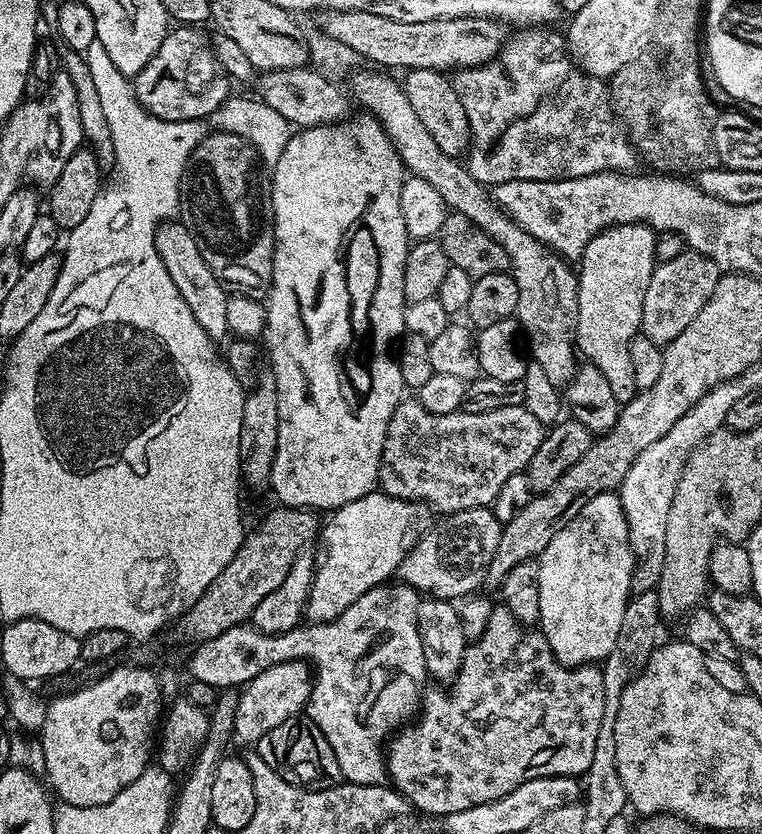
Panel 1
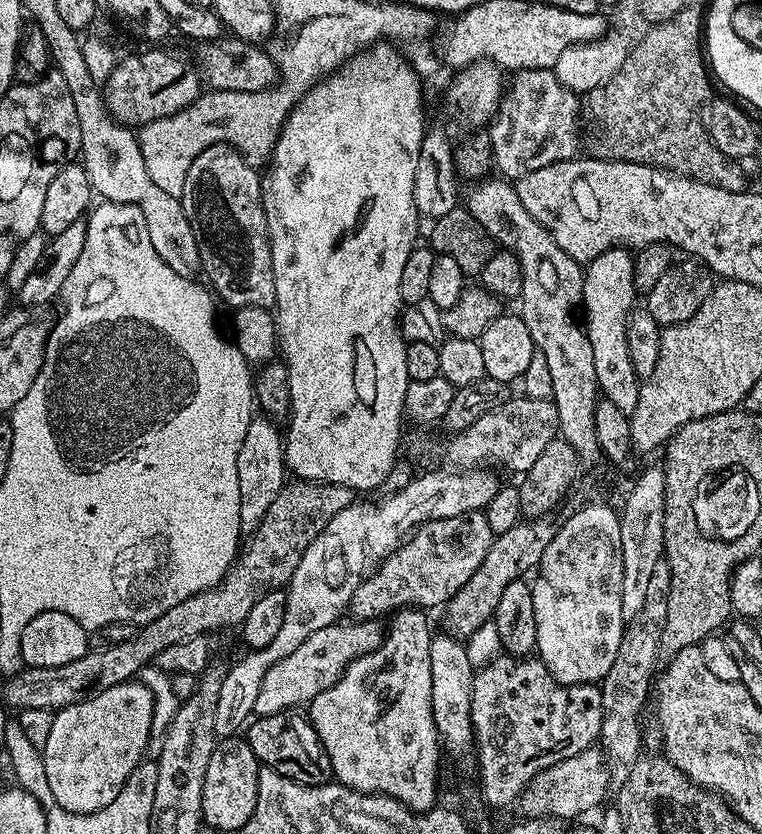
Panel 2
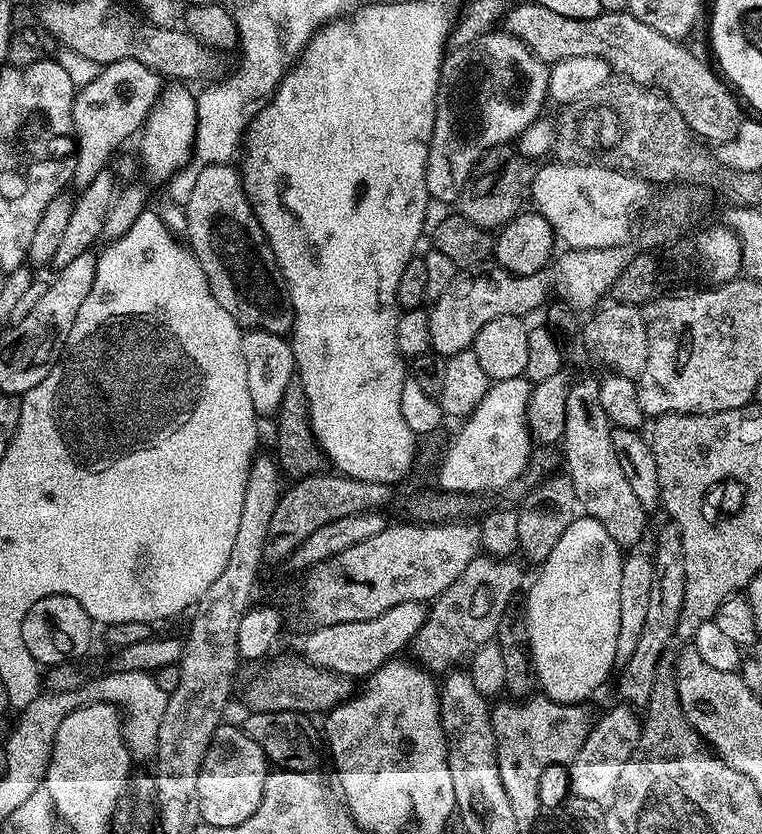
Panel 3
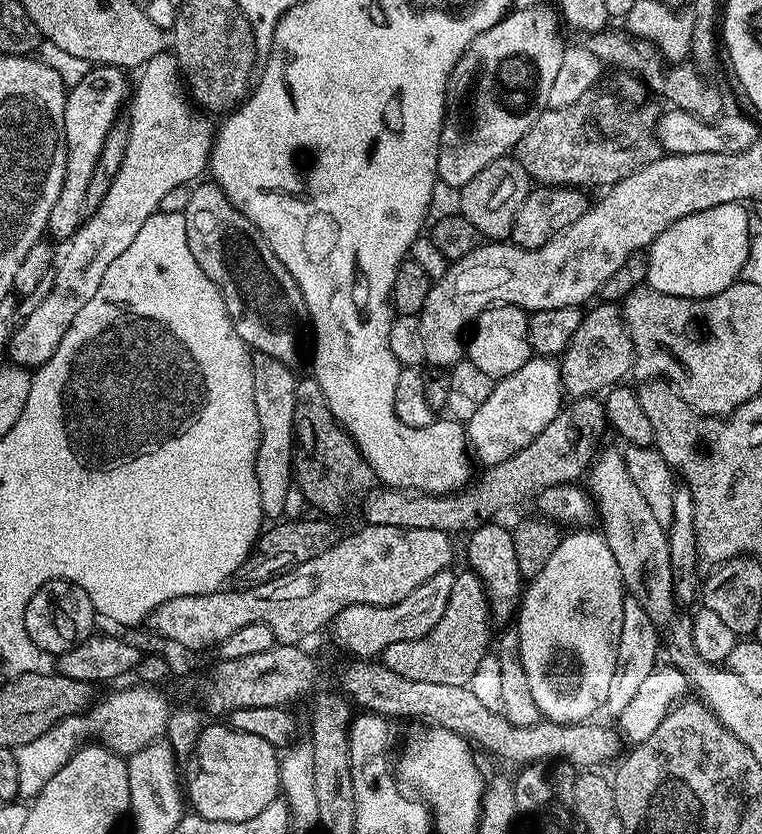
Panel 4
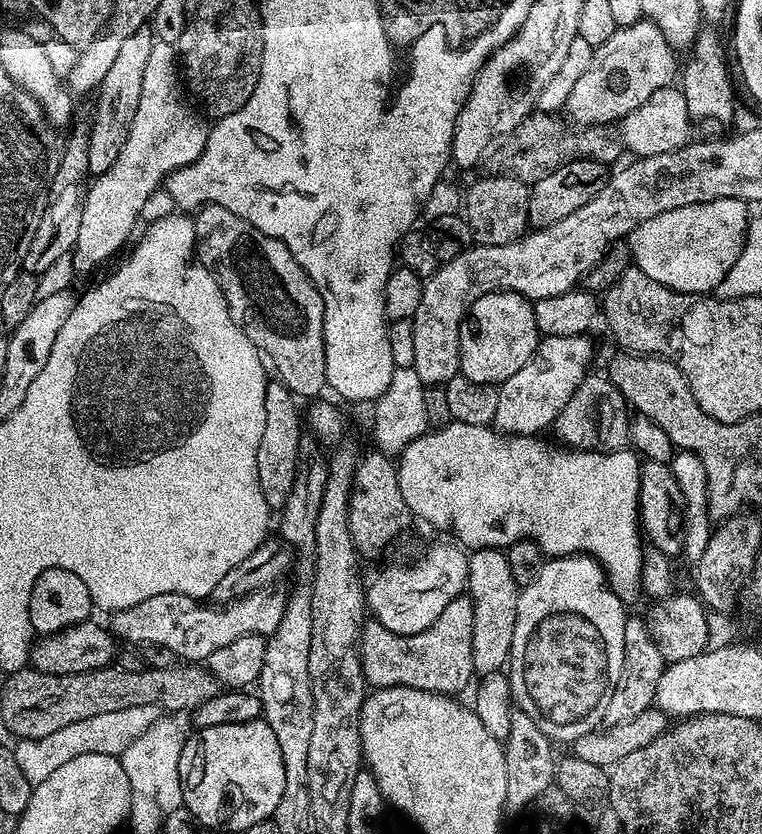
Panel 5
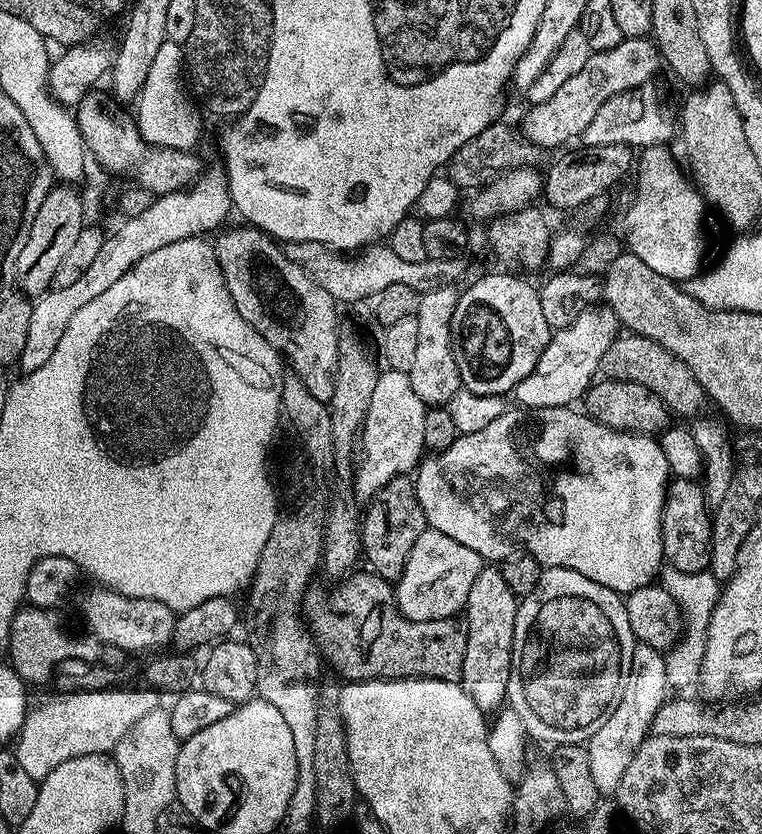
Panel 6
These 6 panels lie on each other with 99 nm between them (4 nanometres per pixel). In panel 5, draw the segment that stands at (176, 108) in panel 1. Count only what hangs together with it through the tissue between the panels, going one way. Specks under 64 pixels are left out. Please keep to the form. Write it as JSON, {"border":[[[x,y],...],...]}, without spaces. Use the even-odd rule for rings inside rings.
{"border":[[[73,127],[72,133],[62,144],[58,170],[52,179],[48,194],[48,205],[38,222],[38,230],[30,242],[30,250],[24,256],[23,267],[33,274],[44,272],[48,266],[58,262],[58,258],[69,255],[76,246],[79,227],[82,226],[82,210],[86,191],[84,176],[88,171],[88,133],[89,129]]]}

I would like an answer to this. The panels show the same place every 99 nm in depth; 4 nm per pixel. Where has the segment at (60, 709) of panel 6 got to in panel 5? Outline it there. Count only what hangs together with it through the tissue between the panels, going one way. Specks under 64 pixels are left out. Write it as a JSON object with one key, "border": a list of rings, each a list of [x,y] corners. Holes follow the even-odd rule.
{"border":[[[130,706],[130,710],[114,710],[114,714],[94,714],[94,718],[86,718],[82,722],[74,722],[70,726],[62,726],[62,730],[54,730],[54,734],[46,734],[46,738],[37,740],[17,739],[14,751],[18,758],[18,766],[22,766],[22,774],[30,778],[33,786],[46,782],[58,766],[70,762],[70,758],[78,758],[78,754],[110,754],[119,757],[146,730],[150,730],[153,722],[161,719],[159,706]]]}

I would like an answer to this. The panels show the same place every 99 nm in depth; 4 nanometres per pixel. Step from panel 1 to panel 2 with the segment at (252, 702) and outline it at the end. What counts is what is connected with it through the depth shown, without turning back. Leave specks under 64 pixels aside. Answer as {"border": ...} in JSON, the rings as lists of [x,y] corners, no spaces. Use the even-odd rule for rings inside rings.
{"border":[[[337,622],[326,626],[326,630],[317,630],[310,634],[294,654],[286,654],[282,662],[274,662],[270,670],[266,670],[266,678],[262,678],[258,690],[258,702],[254,702],[256,716],[273,716],[279,712],[299,709],[312,703],[312,699],[322,690],[330,690],[334,682],[342,678],[342,674],[358,658],[370,654],[382,643],[382,628],[376,622]]]}

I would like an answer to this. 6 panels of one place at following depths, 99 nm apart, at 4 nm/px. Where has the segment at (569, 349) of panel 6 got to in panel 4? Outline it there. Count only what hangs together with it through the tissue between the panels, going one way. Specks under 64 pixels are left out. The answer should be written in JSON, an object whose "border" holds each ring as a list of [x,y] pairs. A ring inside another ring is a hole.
{"border":[[[533,355],[526,366],[522,366],[522,370],[499,377],[492,385],[490,398],[486,398],[478,414],[466,422],[466,435],[475,459],[477,456],[484,466],[491,466],[506,462],[506,458],[518,454],[518,450],[534,442],[534,438],[538,438],[538,434],[542,434],[542,430],[554,422],[562,407],[560,396],[564,395],[560,365],[547,356]]]}

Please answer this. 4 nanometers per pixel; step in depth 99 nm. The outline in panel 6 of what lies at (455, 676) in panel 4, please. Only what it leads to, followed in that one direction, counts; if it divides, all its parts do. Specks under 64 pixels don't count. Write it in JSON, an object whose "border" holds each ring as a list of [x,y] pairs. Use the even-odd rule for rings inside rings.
{"border":[[[371,570],[360,571],[345,575],[344,584],[330,589],[328,596],[313,587],[302,601],[302,615],[327,665],[329,662],[337,668],[348,682],[418,676],[459,681],[467,627],[461,621],[459,624],[456,616],[426,622],[408,620],[396,607],[395,599],[384,596],[385,580]]]}

